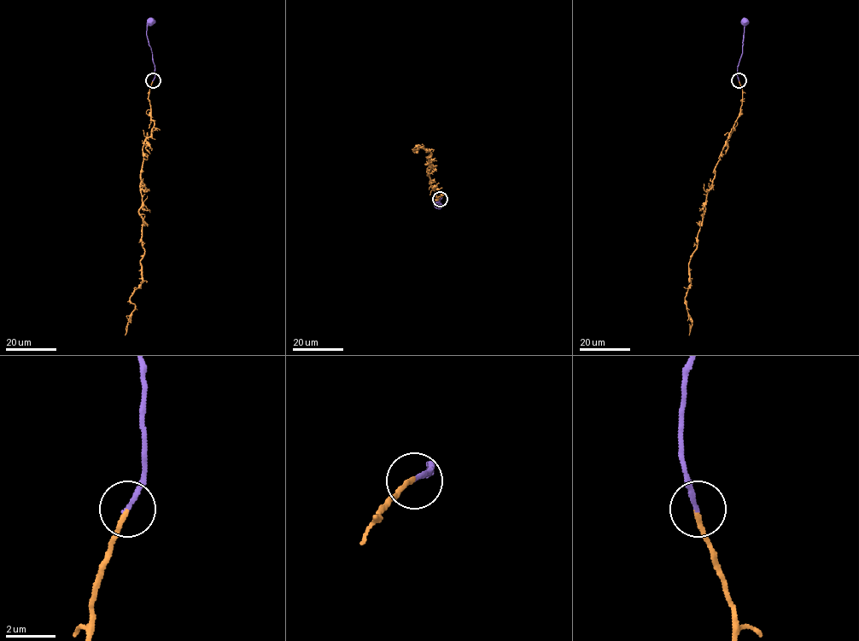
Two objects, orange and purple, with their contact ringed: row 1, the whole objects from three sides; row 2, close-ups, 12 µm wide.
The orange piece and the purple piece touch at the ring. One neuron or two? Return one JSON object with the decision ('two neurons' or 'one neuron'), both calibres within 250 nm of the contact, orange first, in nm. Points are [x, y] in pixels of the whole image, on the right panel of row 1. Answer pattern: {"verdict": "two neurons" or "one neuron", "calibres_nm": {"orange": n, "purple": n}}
{"verdict": "one neuron", "calibres_nm": {"orange": 180, "purple": 180}}

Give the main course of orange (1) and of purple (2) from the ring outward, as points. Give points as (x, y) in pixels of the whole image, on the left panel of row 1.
1: (153, 80), (154, 127), (143, 146), (140, 188), (142, 283), (130, 298), (128, 324)
2: (153, 80), (154, 66), (146, 35), (146, 26), (150, 23)

